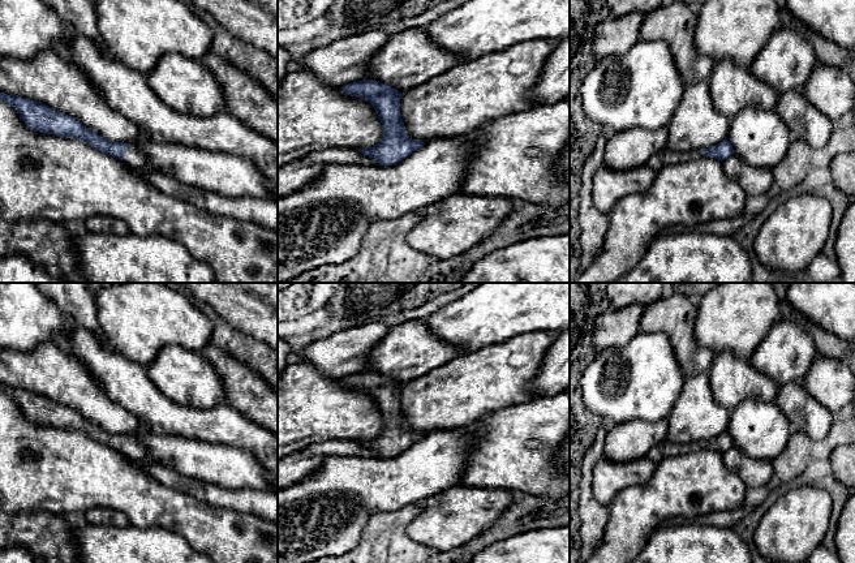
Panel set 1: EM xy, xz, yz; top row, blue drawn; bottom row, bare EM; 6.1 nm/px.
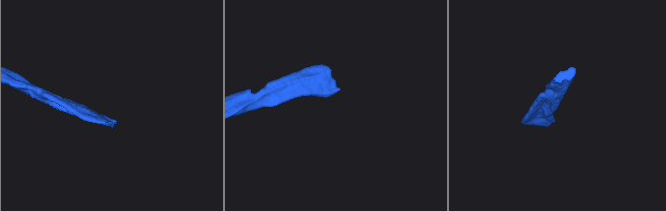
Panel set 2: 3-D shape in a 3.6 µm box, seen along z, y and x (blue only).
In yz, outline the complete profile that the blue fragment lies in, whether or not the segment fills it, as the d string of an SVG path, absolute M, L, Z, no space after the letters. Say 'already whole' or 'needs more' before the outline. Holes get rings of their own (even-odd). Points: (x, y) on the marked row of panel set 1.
needs more | M725 138L722 142L713 147L703 150L688 150L688 151L674 151L667 146L659 150L649 162L648 166L653 168L659 168L667 164L686 163L701 156L716 158L721 162L726 160L734 154L731 142Z

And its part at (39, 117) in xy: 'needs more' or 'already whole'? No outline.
needs more

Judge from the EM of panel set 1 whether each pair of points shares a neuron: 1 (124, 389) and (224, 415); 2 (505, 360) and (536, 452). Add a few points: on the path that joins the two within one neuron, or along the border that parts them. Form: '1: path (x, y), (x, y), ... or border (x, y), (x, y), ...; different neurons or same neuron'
1: path (149, 404), (157, 412), (172, 418), (200, 418); same neuron
2: border (536, 396), (490, 412); different neurons

